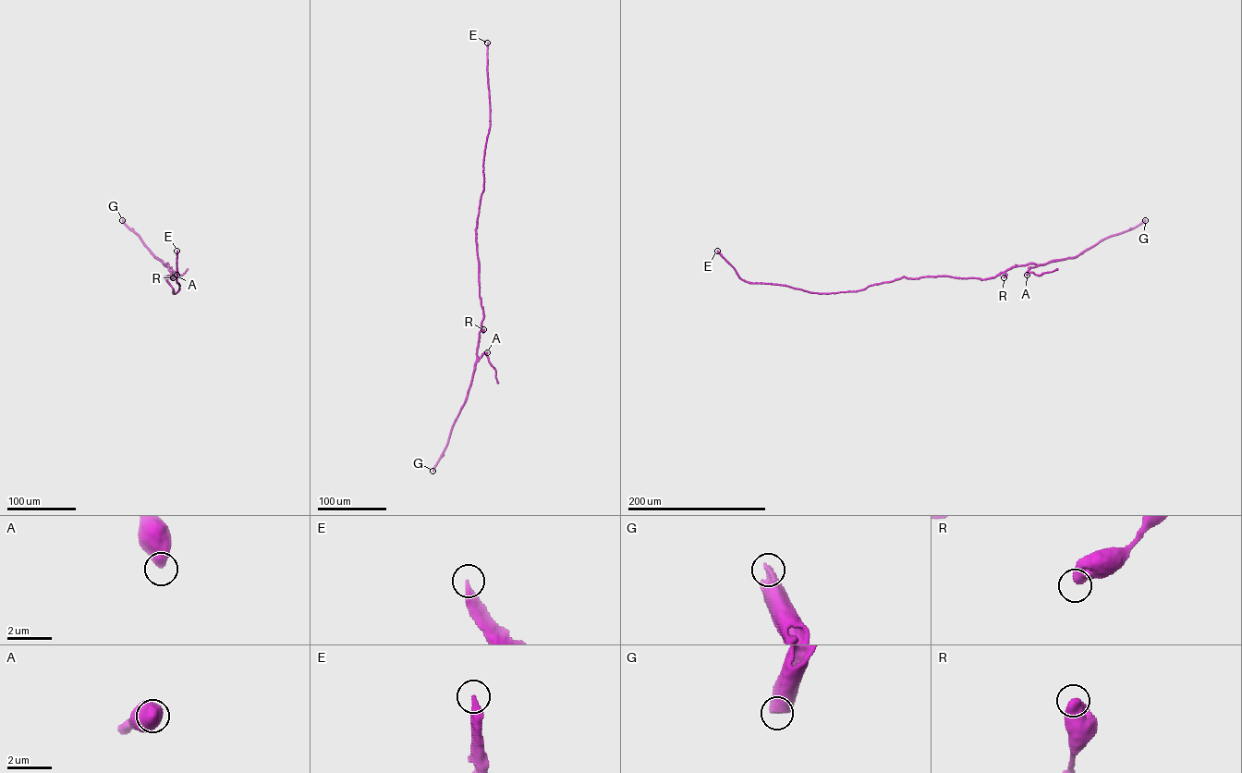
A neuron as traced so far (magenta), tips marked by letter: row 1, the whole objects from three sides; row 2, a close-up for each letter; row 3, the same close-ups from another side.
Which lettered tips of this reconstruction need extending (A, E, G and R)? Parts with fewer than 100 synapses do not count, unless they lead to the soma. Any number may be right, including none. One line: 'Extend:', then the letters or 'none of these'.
Extend: E

